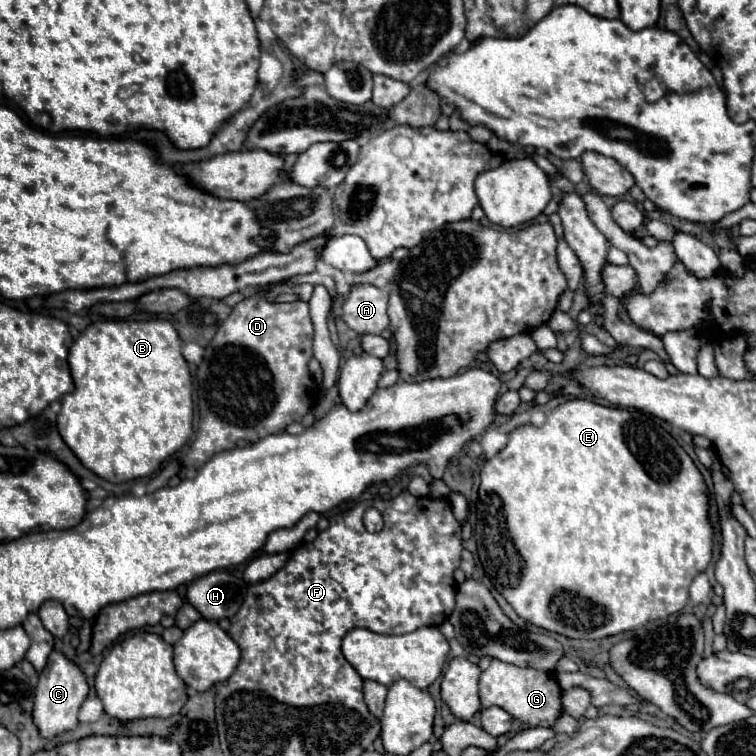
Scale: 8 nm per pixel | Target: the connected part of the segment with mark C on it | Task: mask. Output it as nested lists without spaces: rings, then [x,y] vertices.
[[[53,650],[49,654],[47,666],[39,672],[39,684],[35,690],[33,722],[37,724],[41,736],[53,738],[65,730],[73,730],[79,724],[77,714],[79,714],[83,700],[87,698],[87,692],[89,692],[89,684],[87,684],[83,670],[73,660],[69,660],[63,652]]]

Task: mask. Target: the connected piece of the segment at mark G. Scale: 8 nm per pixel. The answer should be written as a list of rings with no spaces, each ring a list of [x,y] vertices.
[[[491,660],[491,666],[483,670],[479,678],[479,696],[481,696],[483,708],[499,706],[507,710],[515,720],[527,724],[529,728],[535,728],[535,726],[551,728],[557,722],[557,718],[563,714],[561,686],[553,672],[547,674],[543,670],[521,668],[499,660]]]

